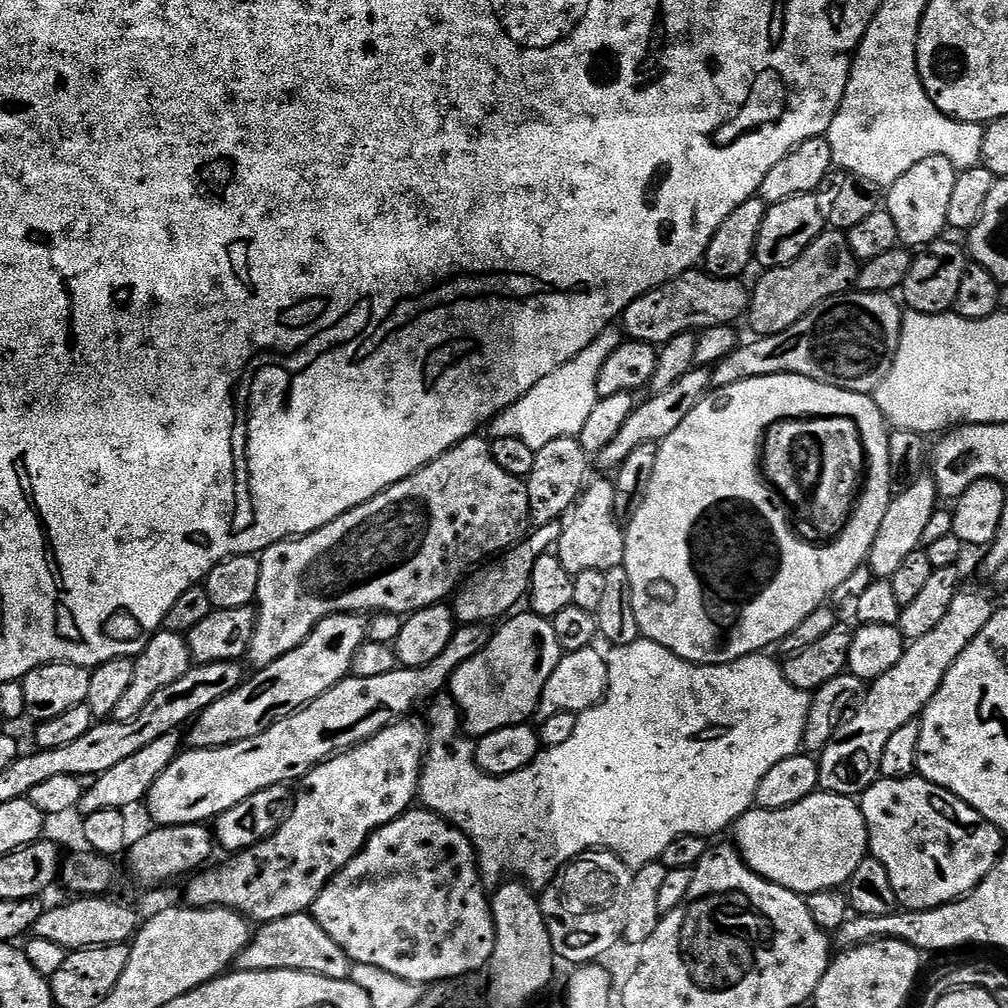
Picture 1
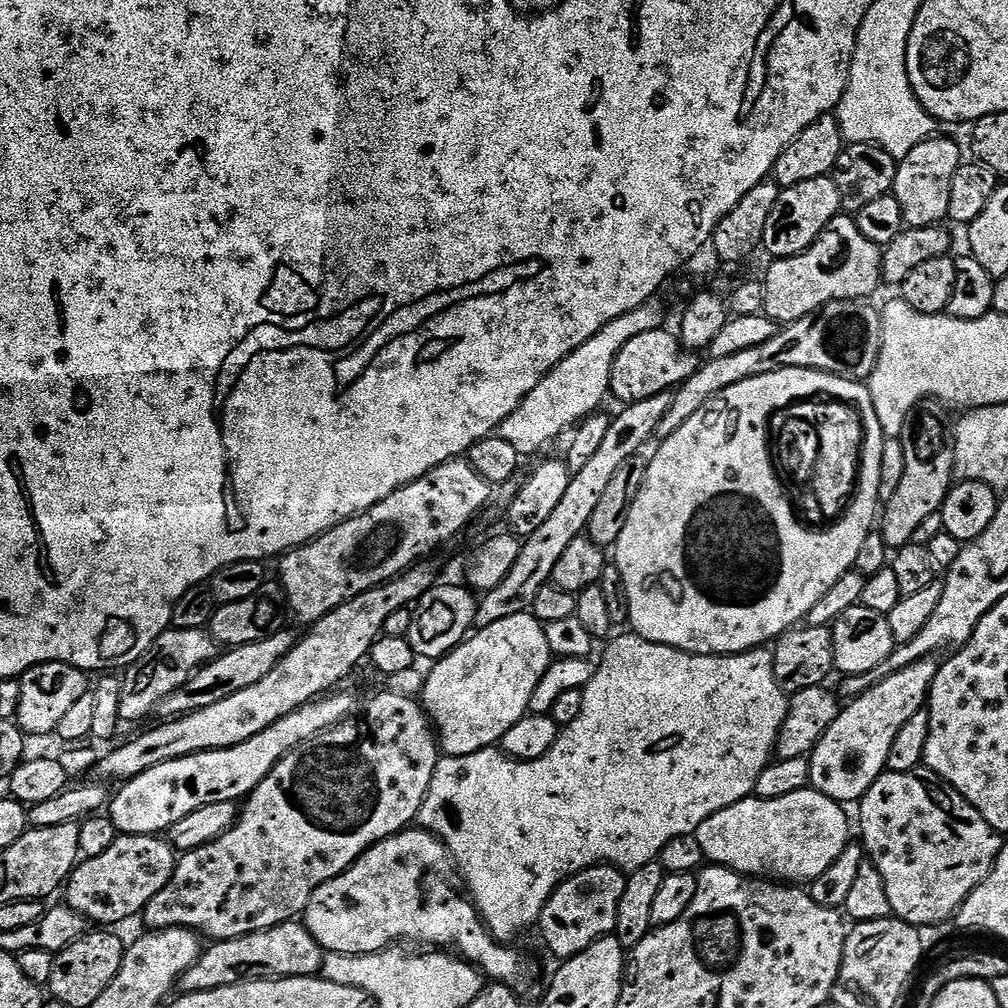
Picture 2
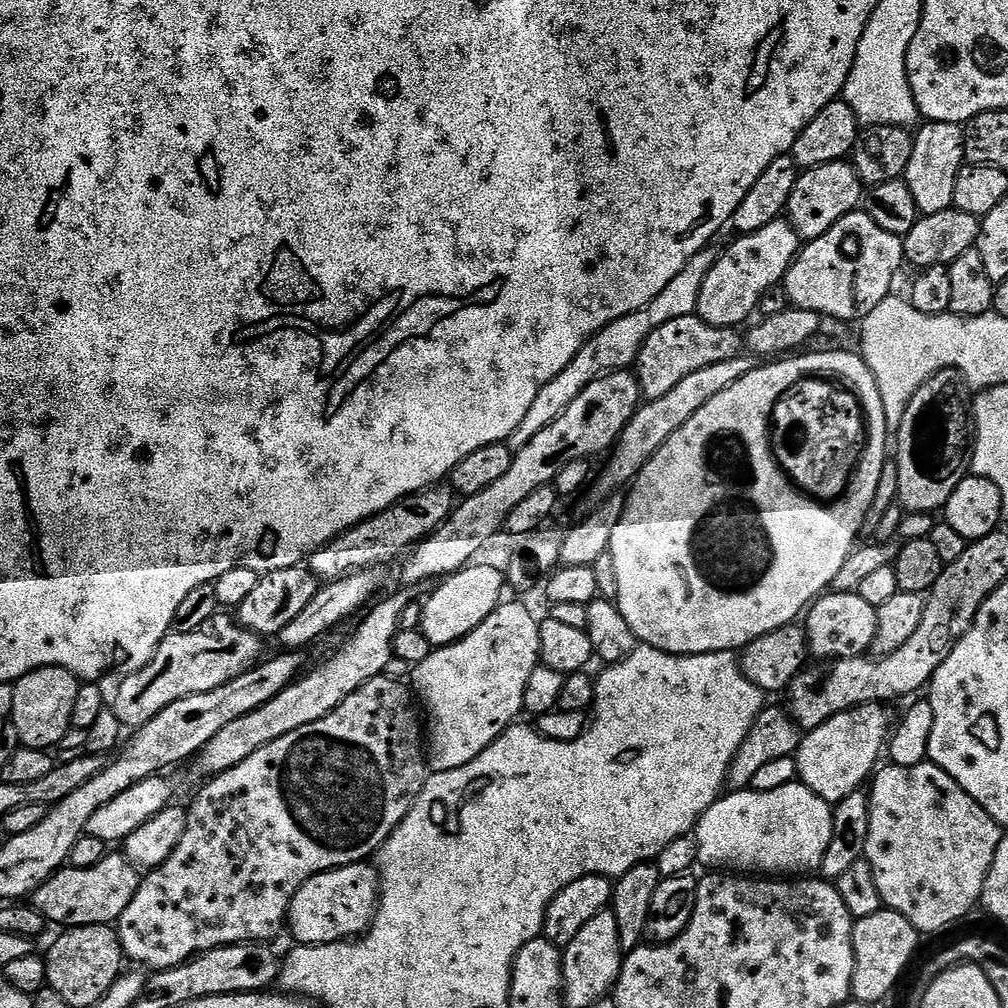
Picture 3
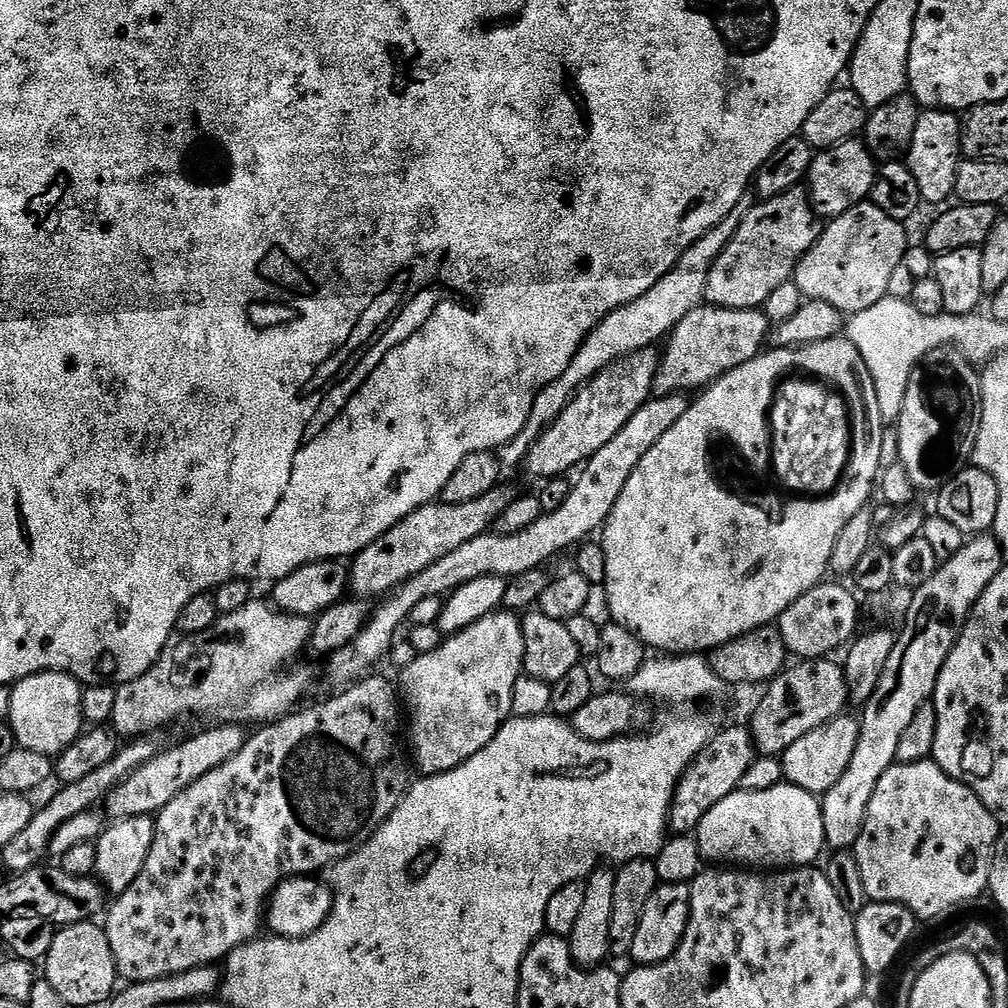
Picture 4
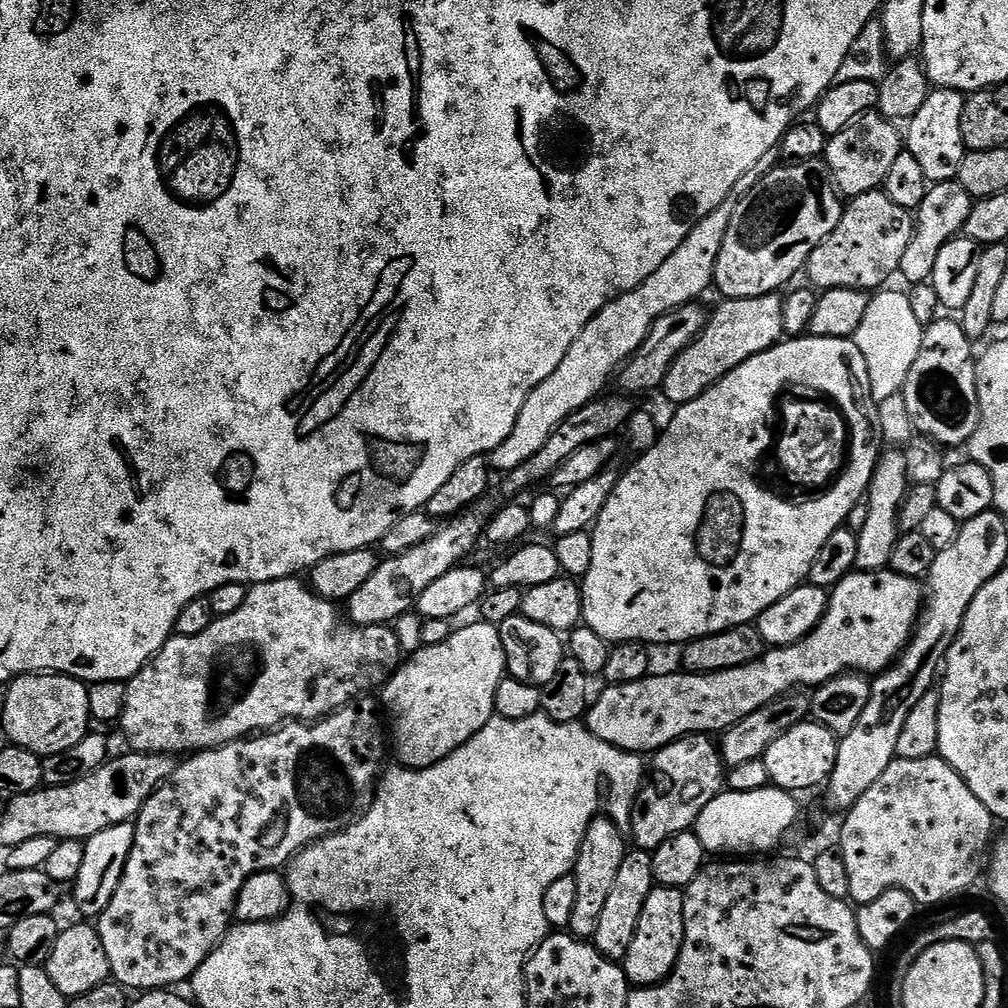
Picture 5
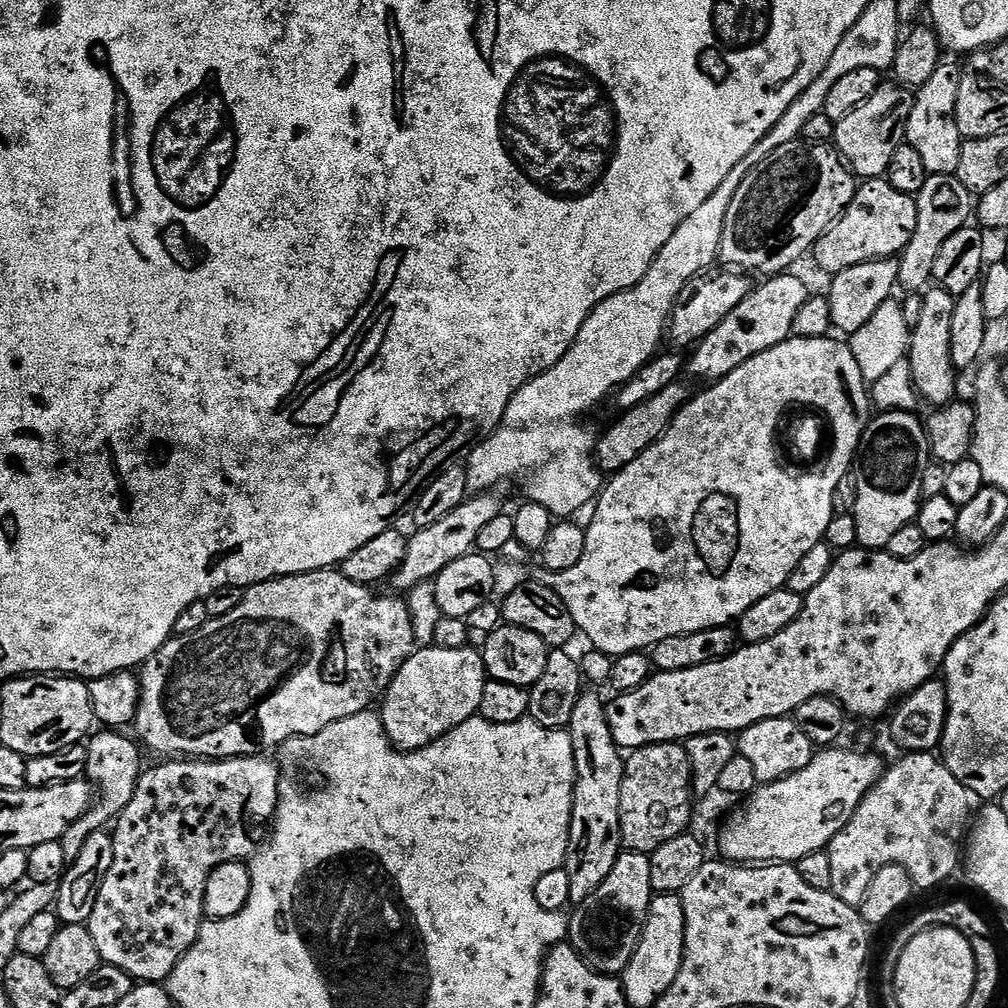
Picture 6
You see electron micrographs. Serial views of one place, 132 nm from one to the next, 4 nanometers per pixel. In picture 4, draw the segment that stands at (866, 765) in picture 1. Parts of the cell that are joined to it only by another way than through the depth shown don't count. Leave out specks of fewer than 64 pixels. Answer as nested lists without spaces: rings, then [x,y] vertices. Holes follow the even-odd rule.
[[[841,714],[835,720],[827,720],[822,726],[810,730],[794,746],[790,746],[782,754],[784,780],[813,794],[829,792],[850,766],[850,758],[856,749],[860,737],[860,726],[857,717]]]

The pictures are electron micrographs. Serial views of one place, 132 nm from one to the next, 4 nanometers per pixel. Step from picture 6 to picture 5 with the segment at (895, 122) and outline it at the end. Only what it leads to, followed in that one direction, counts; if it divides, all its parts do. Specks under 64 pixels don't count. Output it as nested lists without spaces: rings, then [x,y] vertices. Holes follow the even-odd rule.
[[[878,110],[862,114],[846,130],[842,130],[825,143],[823,161],[832,172],[832,179],[845,197],[855,198],[875,192],[881,187],[894,166],[894,158],[902,151],[902,132],[893,121],[886,119]]]

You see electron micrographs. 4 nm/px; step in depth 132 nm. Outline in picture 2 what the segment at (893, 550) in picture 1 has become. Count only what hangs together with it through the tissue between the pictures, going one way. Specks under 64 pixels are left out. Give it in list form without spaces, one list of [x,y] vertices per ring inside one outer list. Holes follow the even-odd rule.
[[[922,400],[910,410],[900,432],[898,439],[906,450],[906,474],[902,474],[898,490],[894,490],[894,498],[883,505],[878,520],[878,530],[883,533],[889,549],[895,550],[912,543],[914,530],[918,530],[919,524],[930,518],[930,514],[940,510],[954,483],[956,446],[947,411],[949,409],[939,400]]]

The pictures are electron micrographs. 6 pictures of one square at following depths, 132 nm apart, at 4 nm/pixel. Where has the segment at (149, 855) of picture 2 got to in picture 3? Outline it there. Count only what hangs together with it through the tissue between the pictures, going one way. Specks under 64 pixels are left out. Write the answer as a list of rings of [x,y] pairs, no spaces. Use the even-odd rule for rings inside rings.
[[[109,854],[89,868],[65,866],[59,868],[42,886],[38,886],[30,897],[32,907],[44,915],[49,925],[64,924],[65,929],[81,928],[91,924],[115,925],[122,910],[130,906],[130,898],[138,890],[141,873],[123,854]]]

